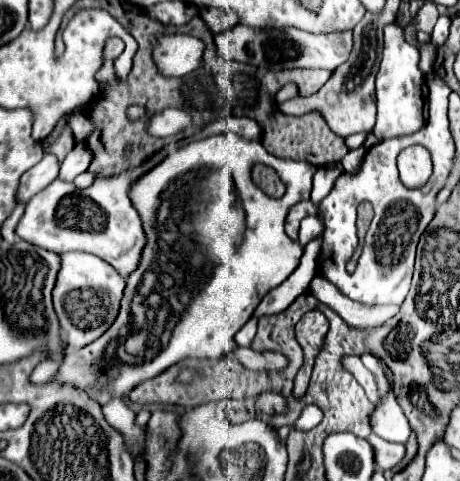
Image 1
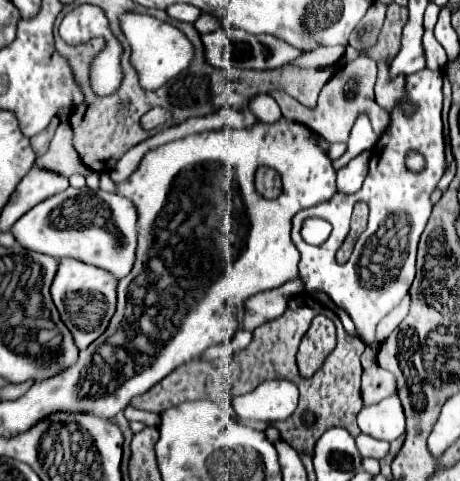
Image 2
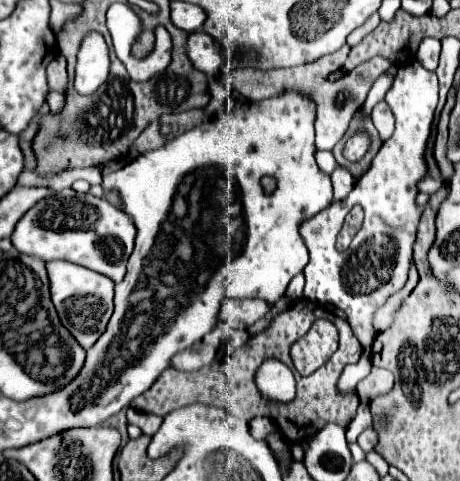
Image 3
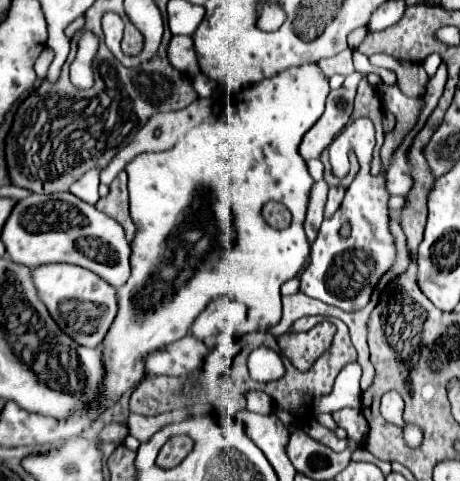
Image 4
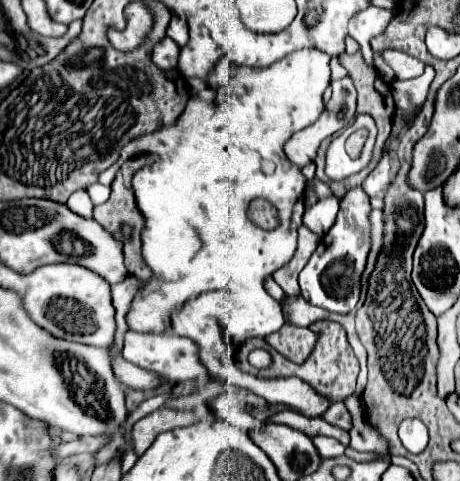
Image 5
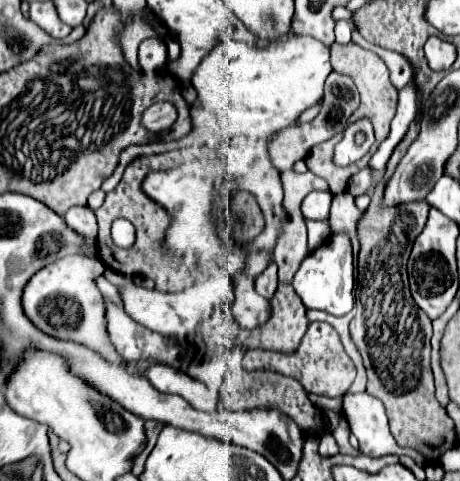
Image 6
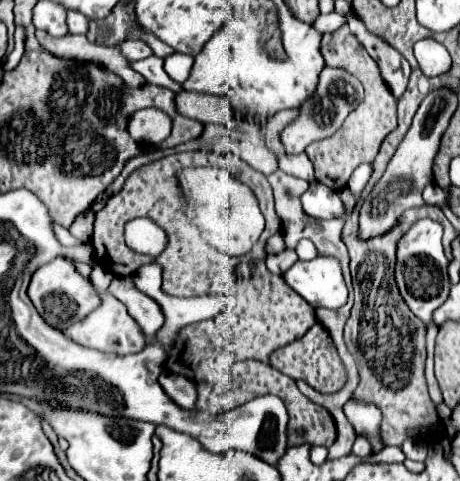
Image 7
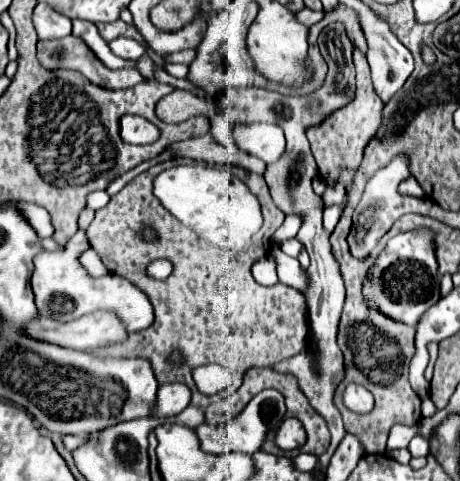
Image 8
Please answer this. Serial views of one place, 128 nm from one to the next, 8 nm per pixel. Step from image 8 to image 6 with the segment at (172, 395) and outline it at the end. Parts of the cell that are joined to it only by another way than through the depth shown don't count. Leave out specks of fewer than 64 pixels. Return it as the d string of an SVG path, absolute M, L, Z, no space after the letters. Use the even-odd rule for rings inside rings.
M152 366L146 372L146 376L154 384L156 390L168 392L168 394L178 394L196 410L212 412L218 404L216 394L212 394L202 382L190 378L184 372L178 372L178 370L166 368L166 366Z

